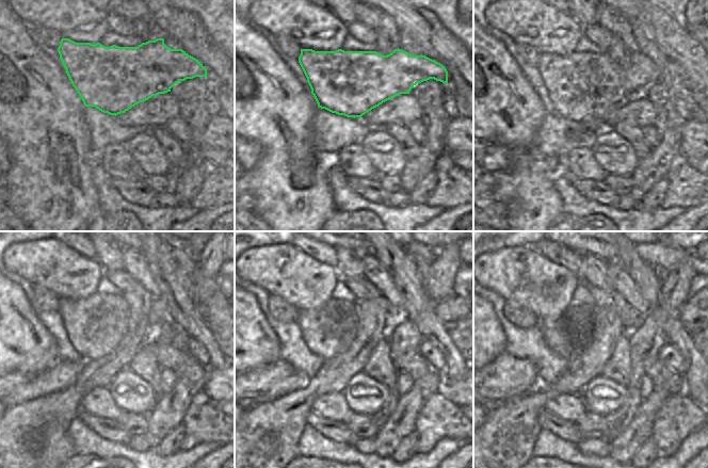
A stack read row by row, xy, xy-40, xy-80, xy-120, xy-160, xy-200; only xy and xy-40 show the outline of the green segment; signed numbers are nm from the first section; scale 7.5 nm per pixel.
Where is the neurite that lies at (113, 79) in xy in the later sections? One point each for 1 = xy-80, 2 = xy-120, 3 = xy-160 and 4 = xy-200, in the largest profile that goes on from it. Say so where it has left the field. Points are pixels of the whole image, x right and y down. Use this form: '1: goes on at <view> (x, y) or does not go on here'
1: goes on at xy-80 (579, 85)
2: goes on at xy-120 (95, 325)
3: goes on at xy-160 (328, 331)
4: goes on at xy-200 (690, 315)

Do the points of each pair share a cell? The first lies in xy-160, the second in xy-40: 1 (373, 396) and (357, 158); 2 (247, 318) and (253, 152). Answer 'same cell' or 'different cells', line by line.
1: different cells
2: different cells

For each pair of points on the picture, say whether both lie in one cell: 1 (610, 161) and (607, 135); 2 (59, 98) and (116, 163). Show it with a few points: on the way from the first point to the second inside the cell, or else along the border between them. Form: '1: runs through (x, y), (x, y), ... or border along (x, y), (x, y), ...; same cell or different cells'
1: runs through (610, 155), (608, 142); same cell
2: border along (99, 152), (97, 161); different cells

